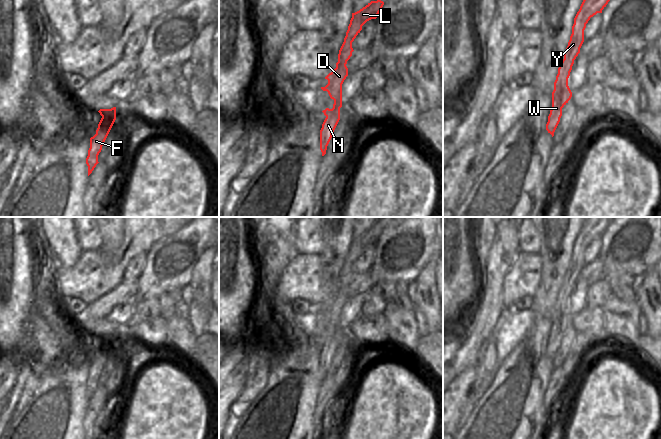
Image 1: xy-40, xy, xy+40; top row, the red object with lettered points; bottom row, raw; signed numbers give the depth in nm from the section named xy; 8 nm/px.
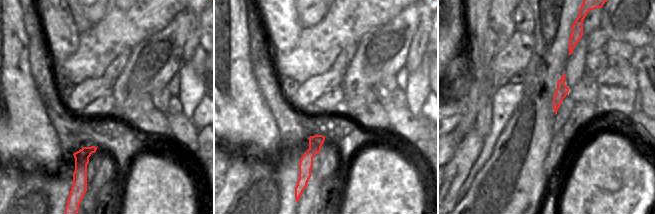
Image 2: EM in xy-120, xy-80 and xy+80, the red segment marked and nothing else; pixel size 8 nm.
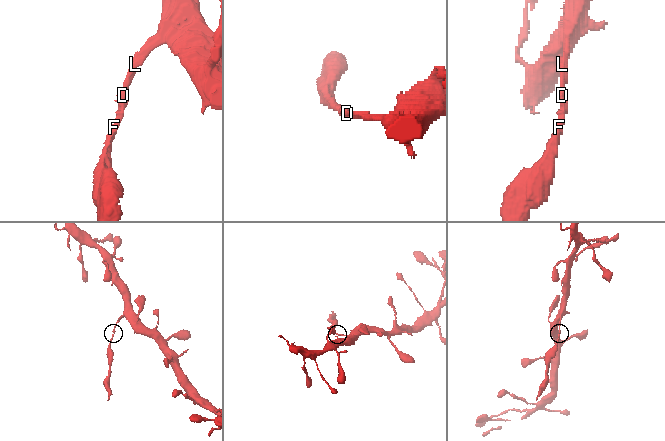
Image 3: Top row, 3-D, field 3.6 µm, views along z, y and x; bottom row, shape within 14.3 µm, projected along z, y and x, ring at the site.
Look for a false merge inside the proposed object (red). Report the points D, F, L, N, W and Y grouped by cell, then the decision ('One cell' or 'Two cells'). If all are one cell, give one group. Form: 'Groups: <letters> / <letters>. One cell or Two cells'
Groups: D F N W / L Y. Two cells

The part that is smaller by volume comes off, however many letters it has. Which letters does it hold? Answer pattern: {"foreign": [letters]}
{"foreign": ["D", "F", "N", "W"]}

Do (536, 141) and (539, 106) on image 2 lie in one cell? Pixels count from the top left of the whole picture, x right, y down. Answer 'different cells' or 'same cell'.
same cell

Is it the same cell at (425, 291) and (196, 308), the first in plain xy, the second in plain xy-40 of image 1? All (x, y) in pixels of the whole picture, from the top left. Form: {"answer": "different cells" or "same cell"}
{"answer": "different cells"}

